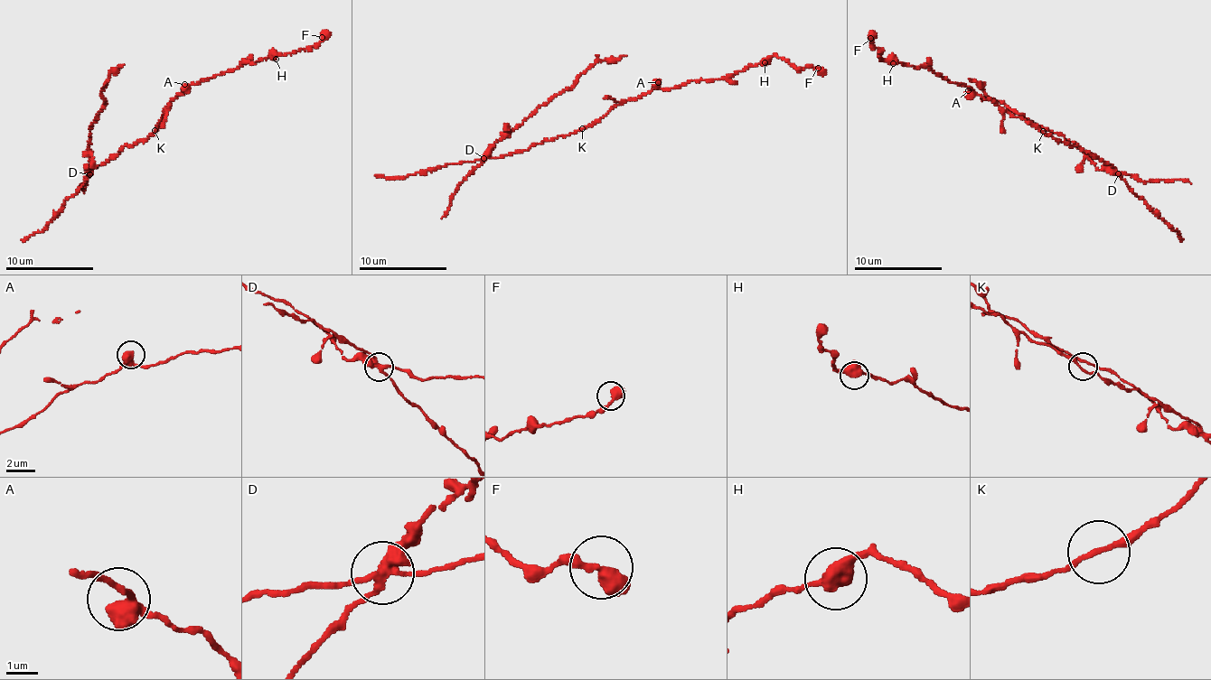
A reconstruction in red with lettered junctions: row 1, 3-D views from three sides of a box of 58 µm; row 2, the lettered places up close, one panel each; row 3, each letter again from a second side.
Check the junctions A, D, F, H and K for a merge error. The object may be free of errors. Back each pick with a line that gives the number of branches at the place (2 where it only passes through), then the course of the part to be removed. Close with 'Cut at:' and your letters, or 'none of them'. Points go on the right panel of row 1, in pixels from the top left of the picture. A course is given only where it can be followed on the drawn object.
D: 4 | (1118, 174), (1094, 165), (1087, 153), (1061, 135), (1027, 120), (985, 94), (969, 79)
Cut at: D

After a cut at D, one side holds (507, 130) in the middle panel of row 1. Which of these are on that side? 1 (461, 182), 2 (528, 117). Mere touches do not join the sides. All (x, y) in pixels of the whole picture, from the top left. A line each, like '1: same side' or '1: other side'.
1: same side
2: same side

